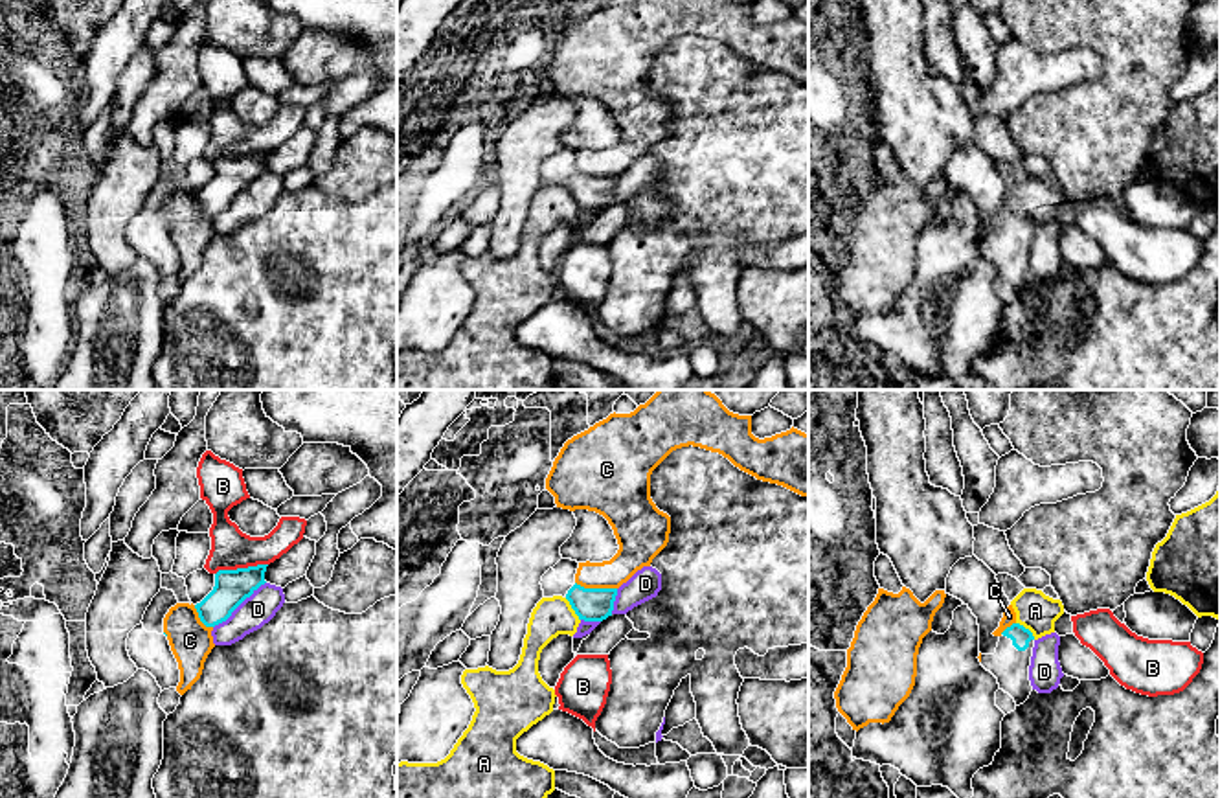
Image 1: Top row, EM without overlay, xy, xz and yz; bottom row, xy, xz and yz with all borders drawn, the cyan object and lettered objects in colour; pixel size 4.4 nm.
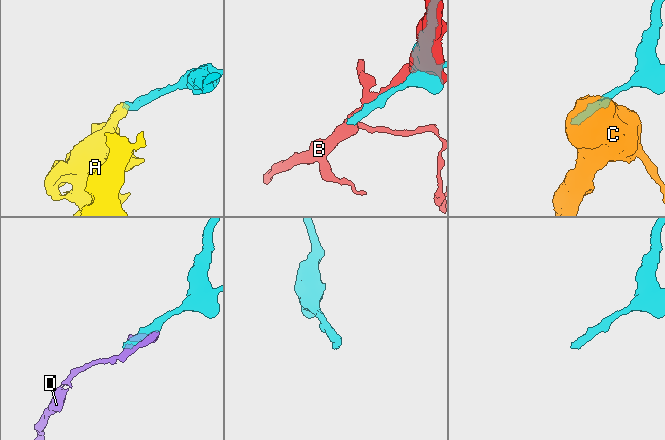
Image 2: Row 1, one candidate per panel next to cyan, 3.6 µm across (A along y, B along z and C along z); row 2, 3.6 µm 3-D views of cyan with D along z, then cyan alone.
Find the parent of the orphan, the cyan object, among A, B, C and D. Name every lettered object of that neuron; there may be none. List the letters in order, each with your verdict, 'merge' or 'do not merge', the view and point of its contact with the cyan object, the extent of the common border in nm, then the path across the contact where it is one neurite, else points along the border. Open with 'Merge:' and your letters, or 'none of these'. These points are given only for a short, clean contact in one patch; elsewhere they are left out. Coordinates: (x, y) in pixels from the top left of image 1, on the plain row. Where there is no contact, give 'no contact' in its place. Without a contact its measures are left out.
Merge: none of these
A: do not merge; meets cyan in xz at (572, 195); contact 120 nm long; border along xz (564, 186), (579, 208)
B: do not merge; meets cyan in xy at (241, 157); contact 240 nm long
C: do not merge; meets cyan in xz at (596, 177); contact 190 nm long
D: do not merge; meets cyan in xy at (239, 192); contact 300 nm long

